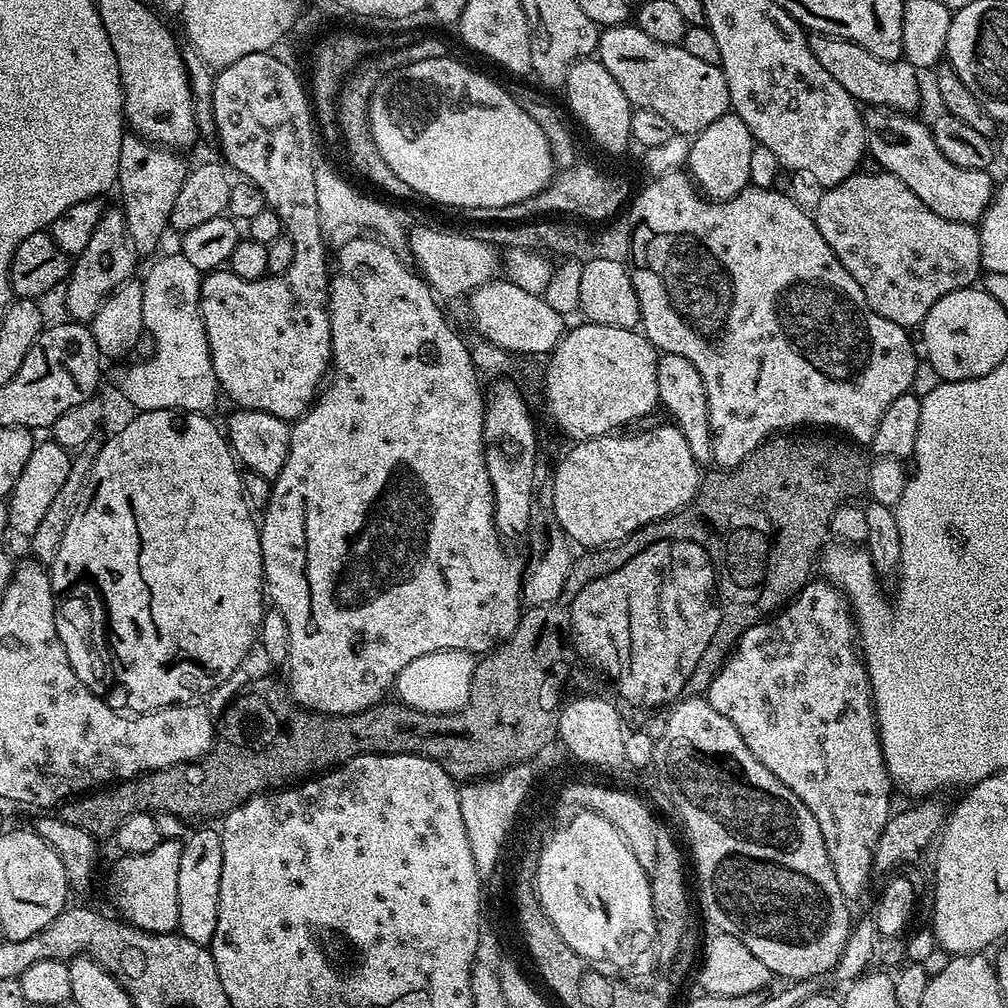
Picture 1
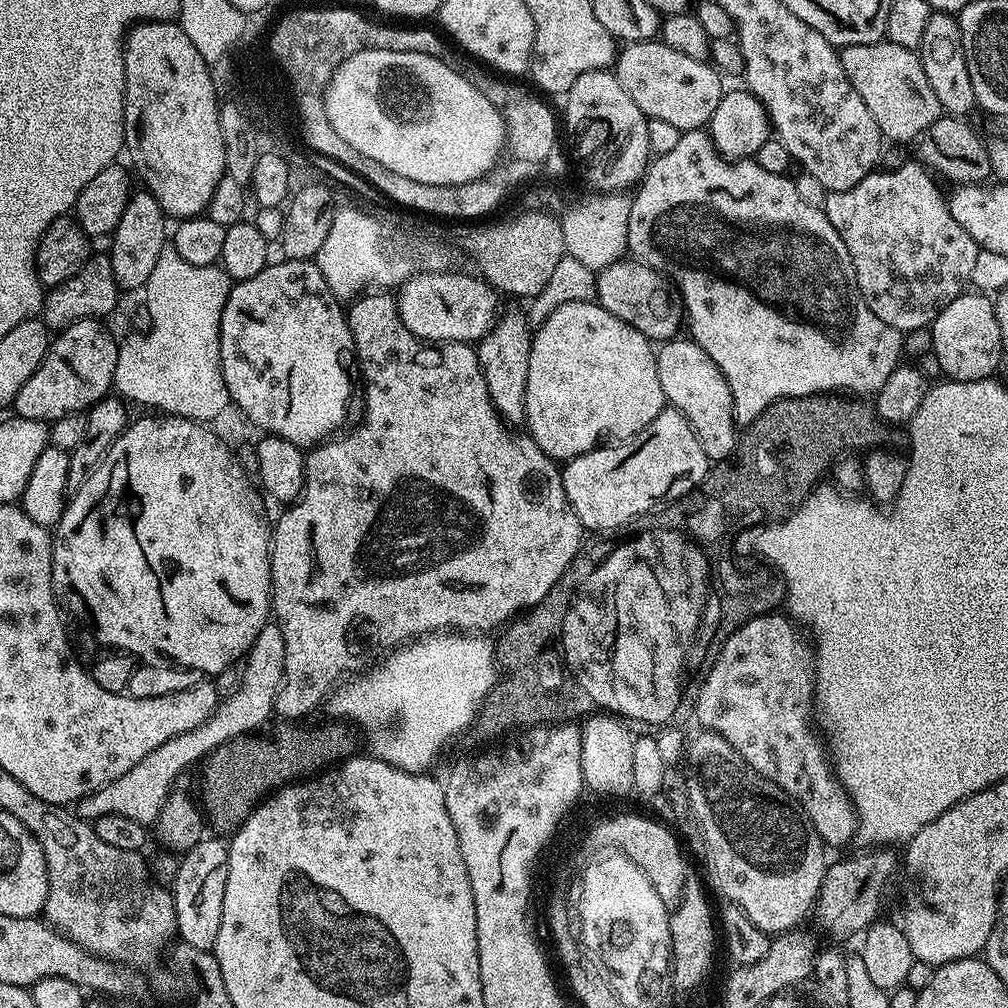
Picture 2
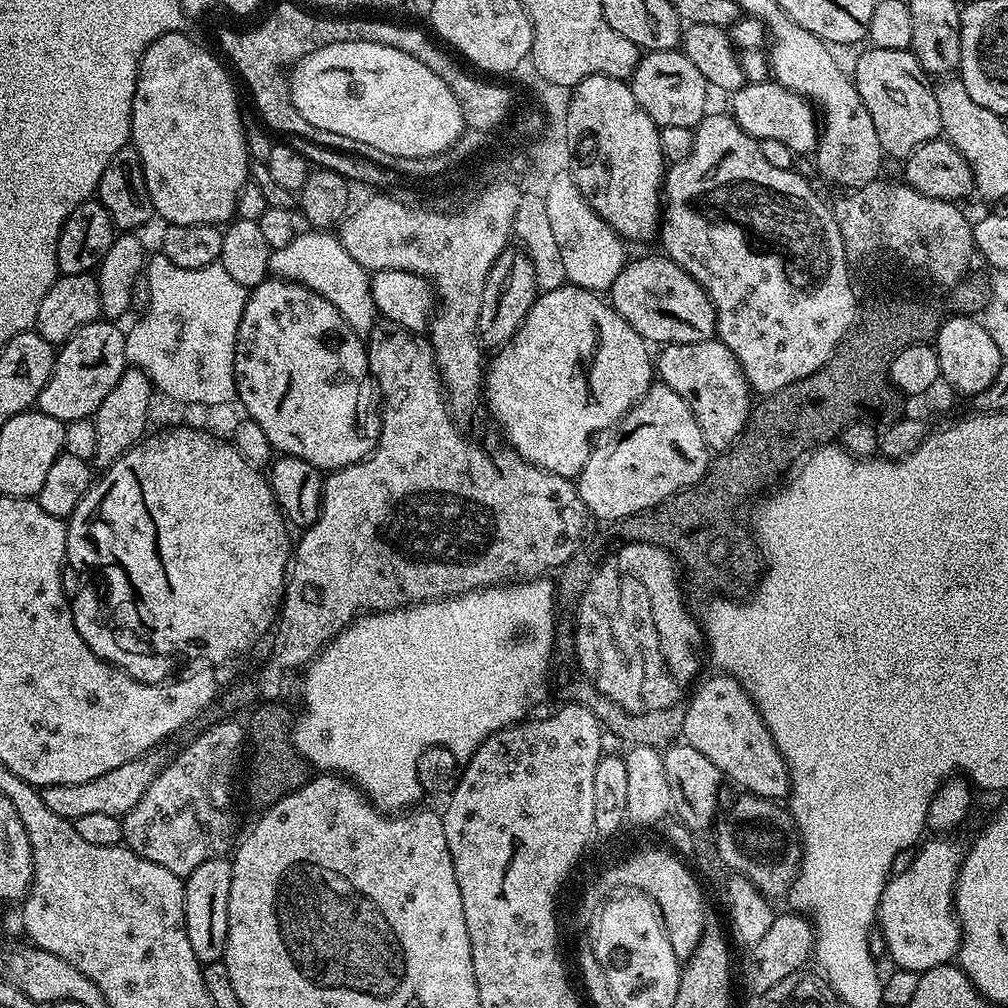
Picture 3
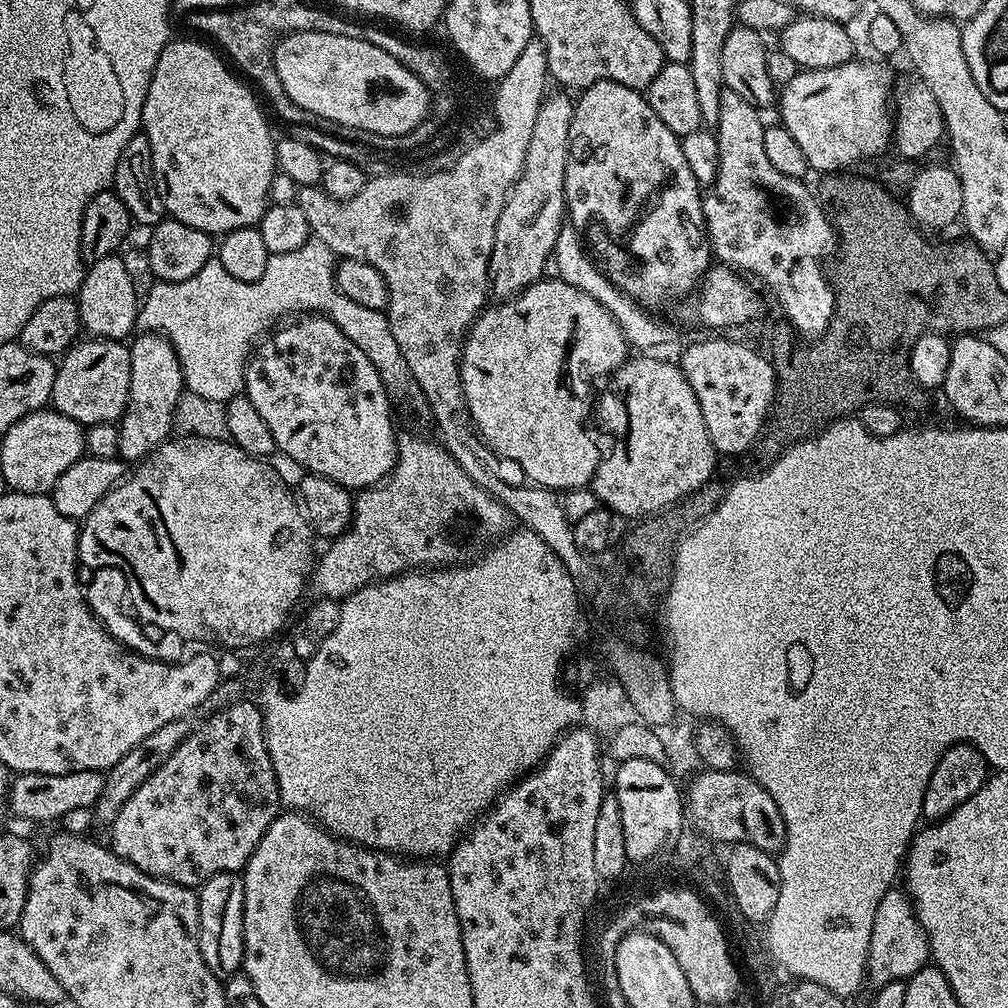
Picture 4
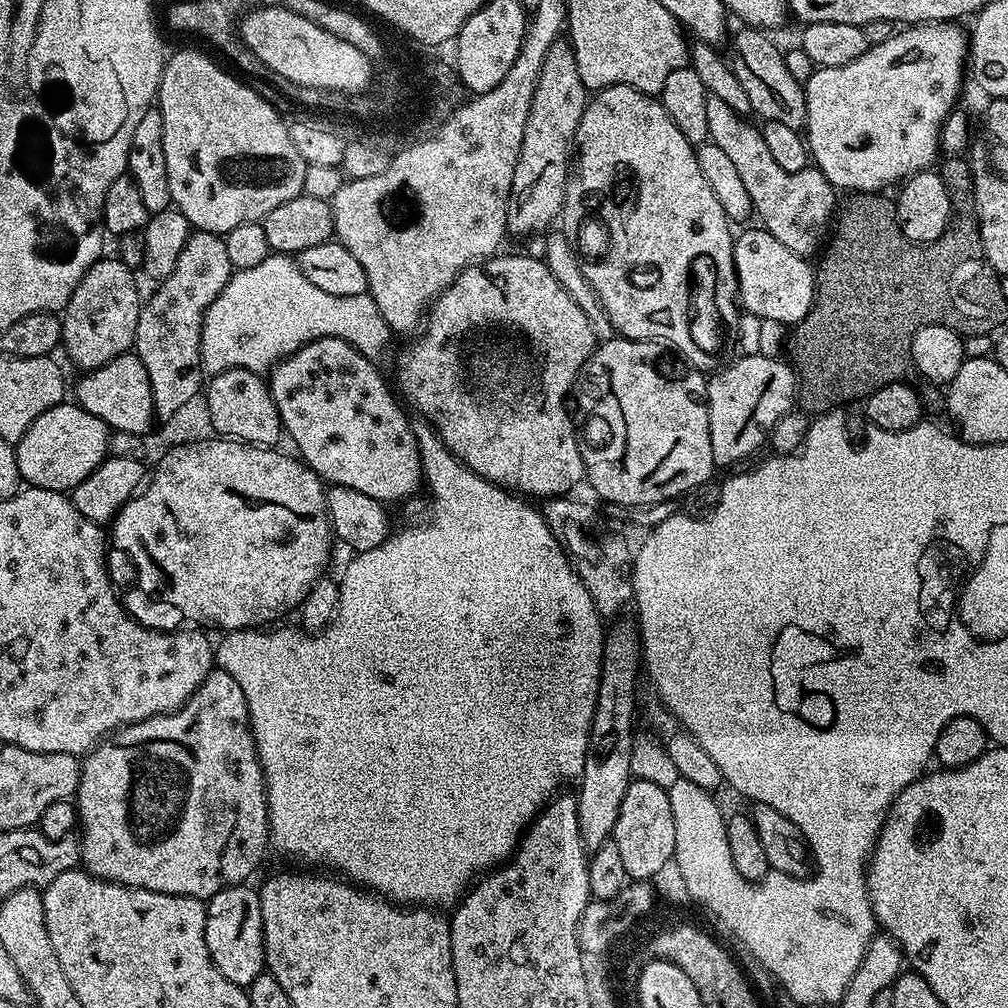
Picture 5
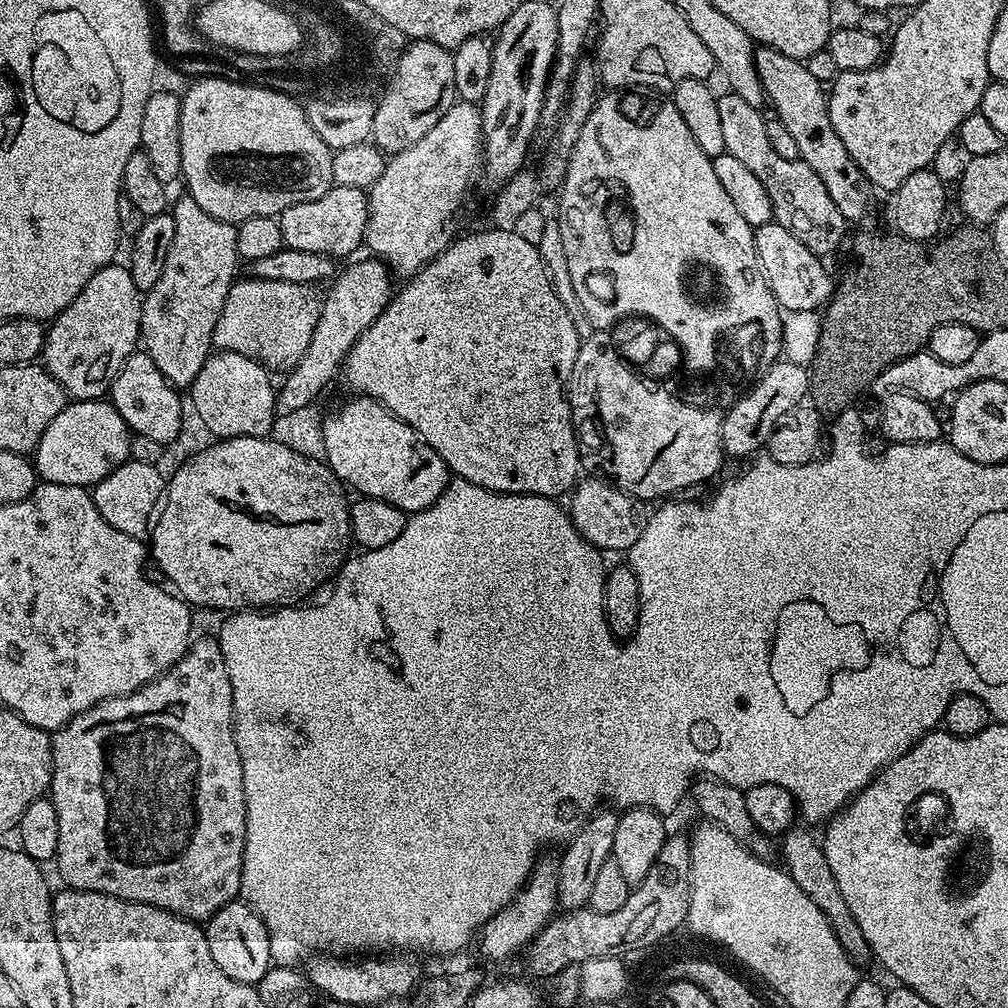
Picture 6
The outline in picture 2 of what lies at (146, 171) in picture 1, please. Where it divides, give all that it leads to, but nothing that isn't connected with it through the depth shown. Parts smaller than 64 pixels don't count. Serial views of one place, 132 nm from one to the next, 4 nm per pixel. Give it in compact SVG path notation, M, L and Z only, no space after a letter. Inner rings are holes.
M147 190L133 191L132 197L126 202L122 222L118 222L110 237L112 269L116 283L121 289L143 289L154 270L154 265L158 262L158 254L162 254L162 250L166 247L164 223L166 223L164 211L155 197Z

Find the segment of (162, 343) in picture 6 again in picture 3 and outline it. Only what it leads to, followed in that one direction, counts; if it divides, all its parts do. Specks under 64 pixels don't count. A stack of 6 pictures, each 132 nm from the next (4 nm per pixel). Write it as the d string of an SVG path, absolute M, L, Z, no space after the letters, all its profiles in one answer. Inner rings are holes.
M125 367L122 378L118 378L114 390L110 390L106 398L102 398L102 406L98 406L94 417L98 442L91 463L97 469L108 468L115 460L122 458L122 454L126 454L144 439L150 428L148 411L153 399L154 385L150 377L141 368Z

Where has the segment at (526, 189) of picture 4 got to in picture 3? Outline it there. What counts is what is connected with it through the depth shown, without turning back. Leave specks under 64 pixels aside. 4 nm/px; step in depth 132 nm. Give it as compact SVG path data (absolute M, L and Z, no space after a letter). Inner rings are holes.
M512 246L505 248L486 278L486 290L482 290L482 310L478 310L481 345L485 349L499 350L509 344L530 314L537 295L534 266L527 252Z

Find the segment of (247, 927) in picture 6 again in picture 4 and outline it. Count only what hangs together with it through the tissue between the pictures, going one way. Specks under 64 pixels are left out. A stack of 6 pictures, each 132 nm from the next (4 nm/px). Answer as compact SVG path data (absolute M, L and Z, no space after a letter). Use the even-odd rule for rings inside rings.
M235 872L214 874L199 885L200 949L206 966L227 978L244 967L244 877Z

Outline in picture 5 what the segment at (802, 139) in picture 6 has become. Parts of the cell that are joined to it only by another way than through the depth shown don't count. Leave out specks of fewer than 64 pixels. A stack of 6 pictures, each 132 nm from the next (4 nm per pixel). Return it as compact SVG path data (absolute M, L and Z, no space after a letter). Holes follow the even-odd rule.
M751 26L741 29L730 40L730 63L738 82L742 82L742 90L746 90L746 98L750 98L752 112L760 115L761 121L773 120L797 130L803 129L806 125L804 85L796 81L790 70L786 70L782 48L768 37L771 35L767 31Z

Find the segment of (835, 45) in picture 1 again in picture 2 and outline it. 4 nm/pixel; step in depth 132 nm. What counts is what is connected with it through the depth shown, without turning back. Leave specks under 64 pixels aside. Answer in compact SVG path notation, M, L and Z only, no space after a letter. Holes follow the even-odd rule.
M885 38L878 44L846 46L839 49L839 54L846 78L858 90L858 98L866 102L866 110L878 122L885 141L915 141L942 115L934 89L926 82L926 70L922 70L920 57L913 49L891 44Z

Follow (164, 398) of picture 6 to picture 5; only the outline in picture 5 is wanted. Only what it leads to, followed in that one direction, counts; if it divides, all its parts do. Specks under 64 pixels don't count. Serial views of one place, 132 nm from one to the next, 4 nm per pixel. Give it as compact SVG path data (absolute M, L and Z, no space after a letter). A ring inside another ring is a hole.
M135 351L123 352L118 358L106 362L106 366L85 371L81 376L84 377L76 384L75 403L94 414L94 418L102 418L112 432L148 434L154 421L150 378L146 378L146 366L142 366Z

